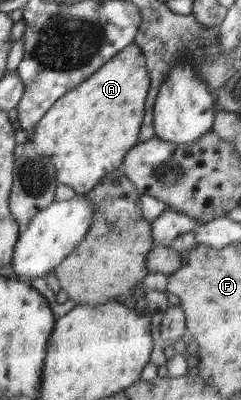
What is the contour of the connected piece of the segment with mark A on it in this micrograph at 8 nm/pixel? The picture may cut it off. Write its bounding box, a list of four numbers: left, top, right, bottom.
[31,43,151,194]

